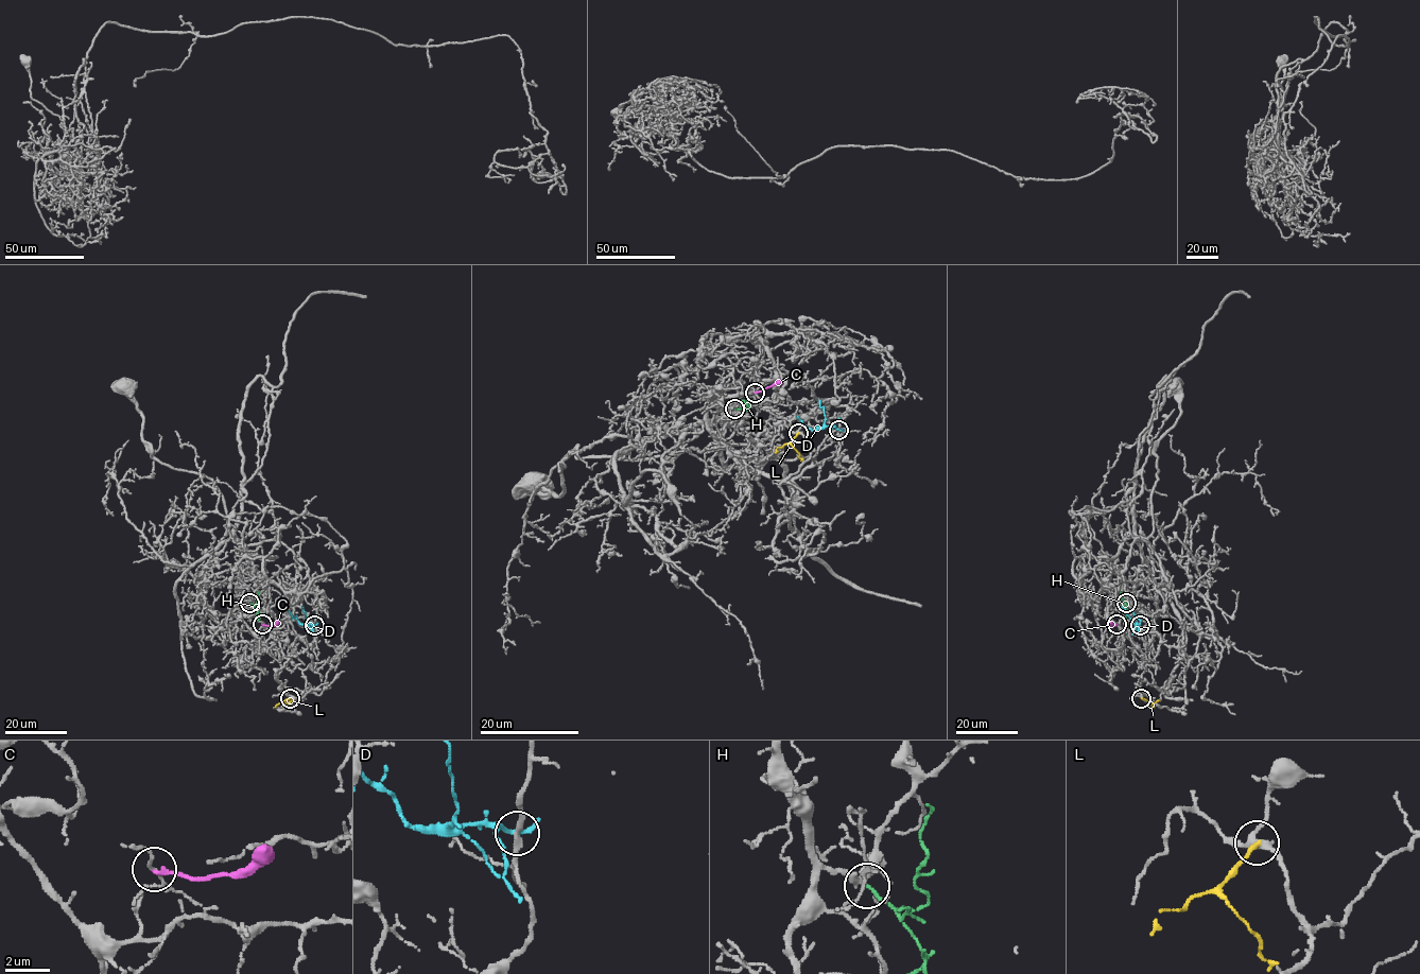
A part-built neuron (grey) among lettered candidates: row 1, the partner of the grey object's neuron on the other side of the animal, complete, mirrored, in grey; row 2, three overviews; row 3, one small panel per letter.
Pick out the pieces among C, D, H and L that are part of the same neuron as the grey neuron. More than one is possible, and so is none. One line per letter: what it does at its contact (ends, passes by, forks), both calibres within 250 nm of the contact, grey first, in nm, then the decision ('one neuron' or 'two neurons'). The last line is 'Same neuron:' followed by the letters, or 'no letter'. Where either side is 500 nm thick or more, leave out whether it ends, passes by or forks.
C: it ends; calibres 80 and 190 nm; two neurons
D: it ends; calibres 240 and 220 nm; two neurons
H: it ends; calibres 240 and 140 nm; one neuron
L: it ends; calibres 280 and 200 nm; two neurons
Same neuron: H

